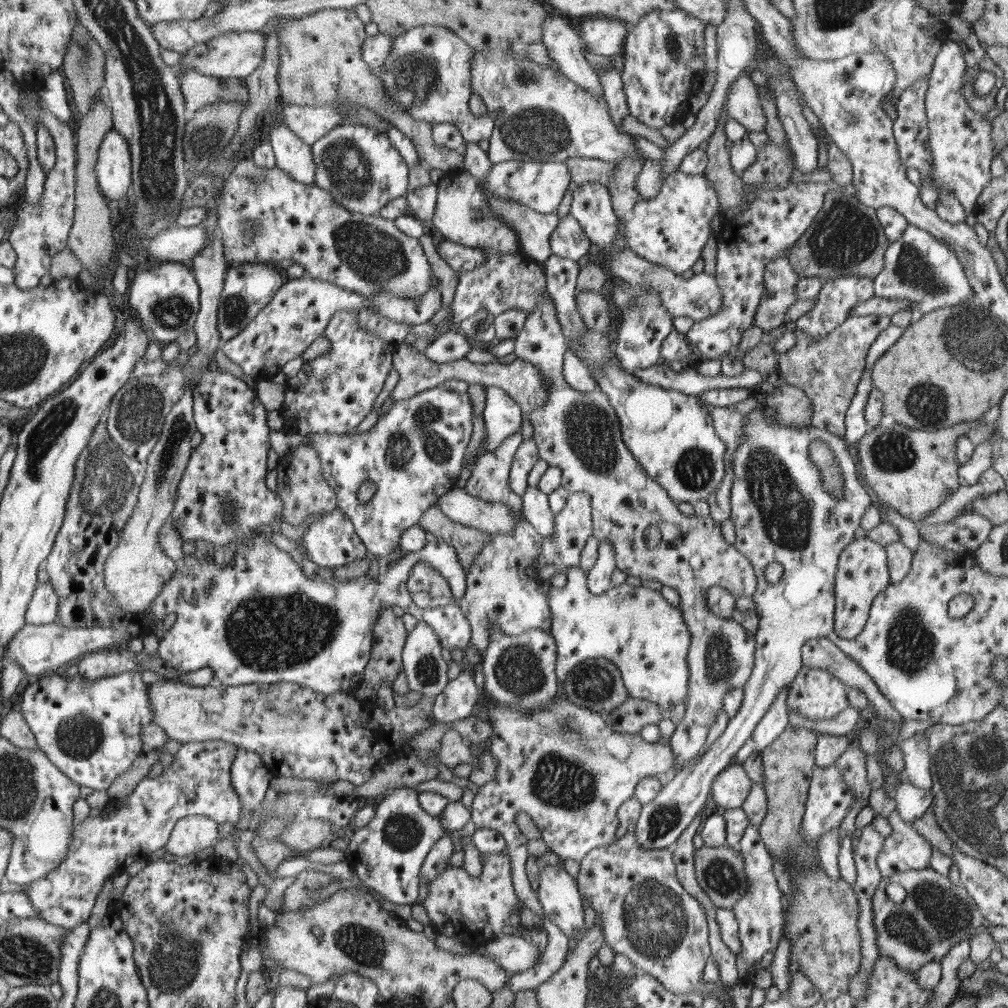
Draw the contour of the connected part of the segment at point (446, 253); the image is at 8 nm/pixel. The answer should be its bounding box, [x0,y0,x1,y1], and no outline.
[436,239,486,272]

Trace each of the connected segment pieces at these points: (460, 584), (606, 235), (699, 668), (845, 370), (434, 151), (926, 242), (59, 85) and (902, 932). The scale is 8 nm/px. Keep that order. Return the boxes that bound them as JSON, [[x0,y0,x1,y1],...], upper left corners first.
[[142,532,472,695],[569,182,618,250],[514,295,758,771],[777,314,891,436],[268,9,463,171],[873,224,977,316],[37,70,75,124],[872,867,985,974]]

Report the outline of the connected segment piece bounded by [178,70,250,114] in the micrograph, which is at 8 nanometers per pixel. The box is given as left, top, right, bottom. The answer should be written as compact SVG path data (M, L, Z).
M188 70L178 75L182 75L182 78L179 78L180 91L184 95L184 107L188 113L194 114L198 108L218 102L220 98L228 102L240 102L243 108L250 104L247 87L236 78L220 80L212 76L202 76L196 70Z

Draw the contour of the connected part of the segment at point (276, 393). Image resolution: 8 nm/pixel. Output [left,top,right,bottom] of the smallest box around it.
[255,311,398,435]

